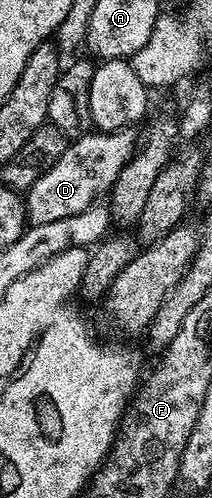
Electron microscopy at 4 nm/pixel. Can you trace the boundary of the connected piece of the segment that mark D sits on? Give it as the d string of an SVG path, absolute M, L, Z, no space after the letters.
M135 127L119 128L116 132L102 132L92 130L89 136L80 136L71 141L62 154L48 168L41 171L39 178L35 180L29 188L26 189L26 216L32 224L41 224L42 222L54 222L58 218L70 218L74 214L82 214L86 209L91 208L93 204L101 199L100 195L107 193L116 185L117 178L122 174L122 170L127 164L131 163L132 157L138 151L136 144Z

